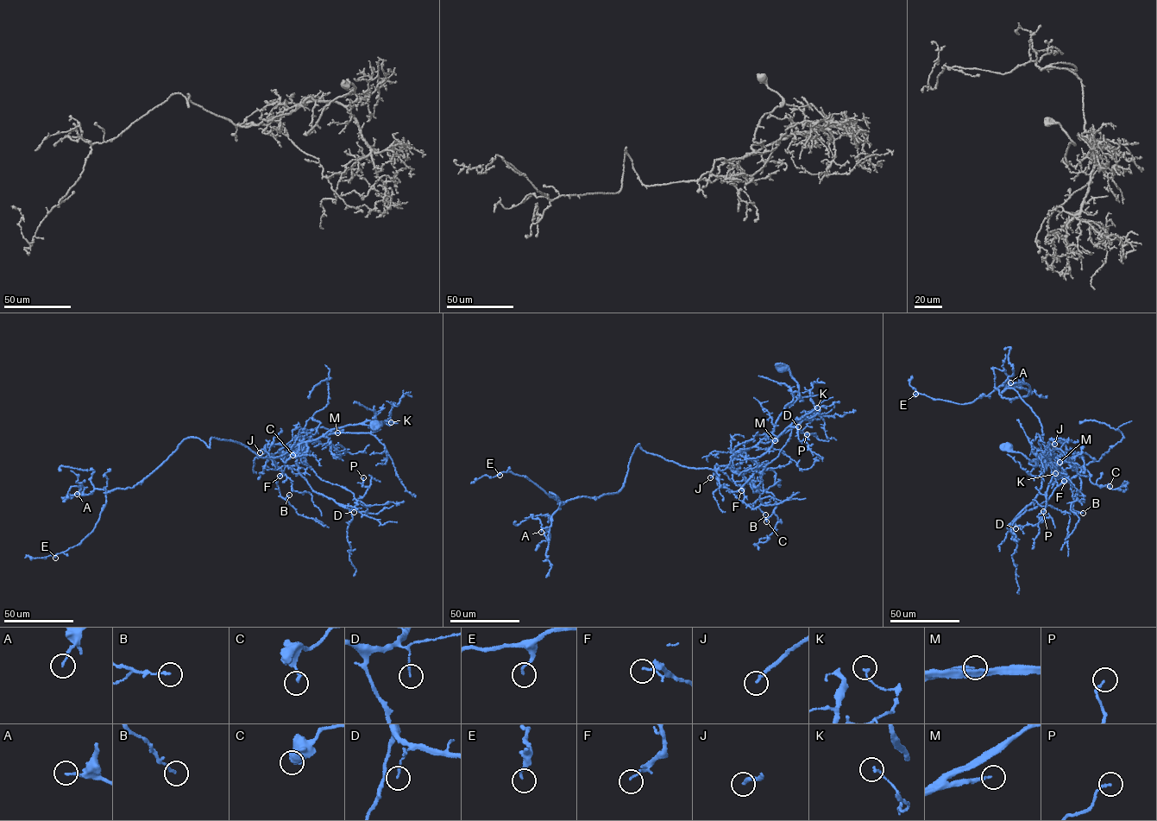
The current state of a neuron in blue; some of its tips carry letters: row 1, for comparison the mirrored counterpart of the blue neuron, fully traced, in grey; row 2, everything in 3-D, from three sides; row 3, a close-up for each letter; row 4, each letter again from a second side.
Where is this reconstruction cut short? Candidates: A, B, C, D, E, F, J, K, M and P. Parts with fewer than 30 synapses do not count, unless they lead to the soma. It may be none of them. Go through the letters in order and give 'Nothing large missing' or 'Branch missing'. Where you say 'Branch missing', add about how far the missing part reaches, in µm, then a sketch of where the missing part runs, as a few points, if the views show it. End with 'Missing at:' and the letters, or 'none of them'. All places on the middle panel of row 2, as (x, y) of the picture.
A: Nothing large missing
B: Nothing large missing
C: Nothing large missing
D: Nothing large missing
E: Nothing large missing
F: Nothing large missing
J: Branch missing. Missing length about 35 µm. Course of what is missing: (710, 477), (721, 483)
K: Nothing large missing
M: Branch missing. Missing length about 140 µm
P: Nothing large missing
Missing at: J, M

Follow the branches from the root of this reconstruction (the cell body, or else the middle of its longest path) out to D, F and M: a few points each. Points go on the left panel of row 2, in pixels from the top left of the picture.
D: (374, 424), (383, 422), (377, 431), (360, 423), (330, 430), (298, 449), (298, 471), (311, 489), (354, 512)
F: (374, 424), (383, 422), (377, 431), (350, 424), (301, 443), (298, 455), (307, 464), (283, 466), (279, 476)
M: (374, 424), (383, 422), (378, 430), (373, 425), (350, 424), (330, 430), (323, 435), (337, 432)

